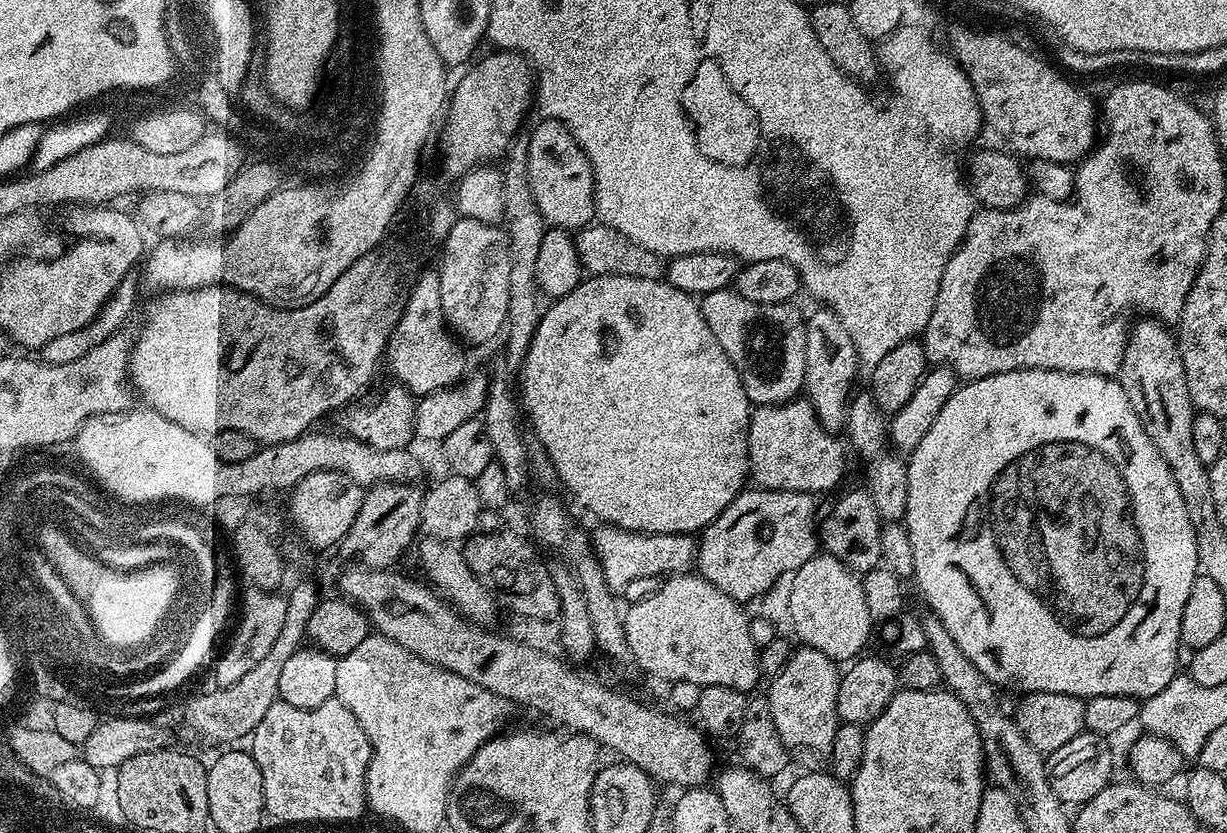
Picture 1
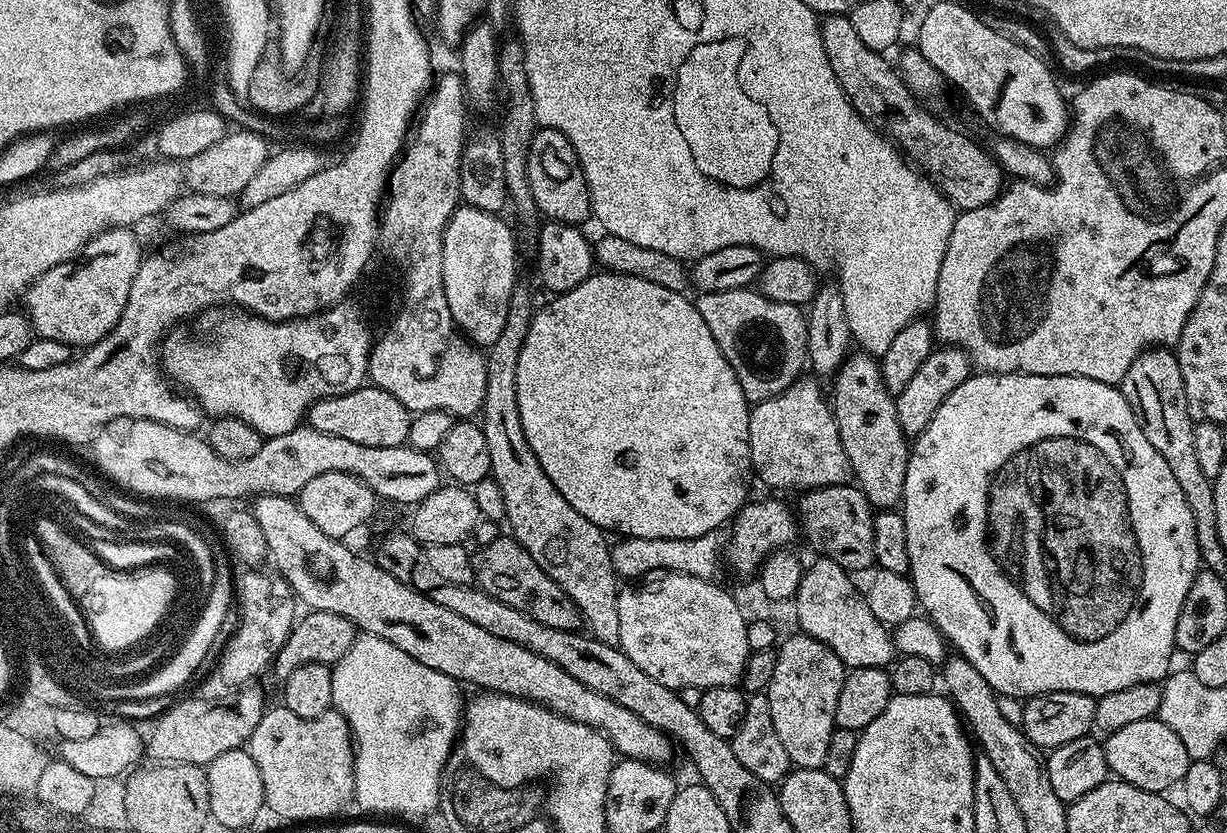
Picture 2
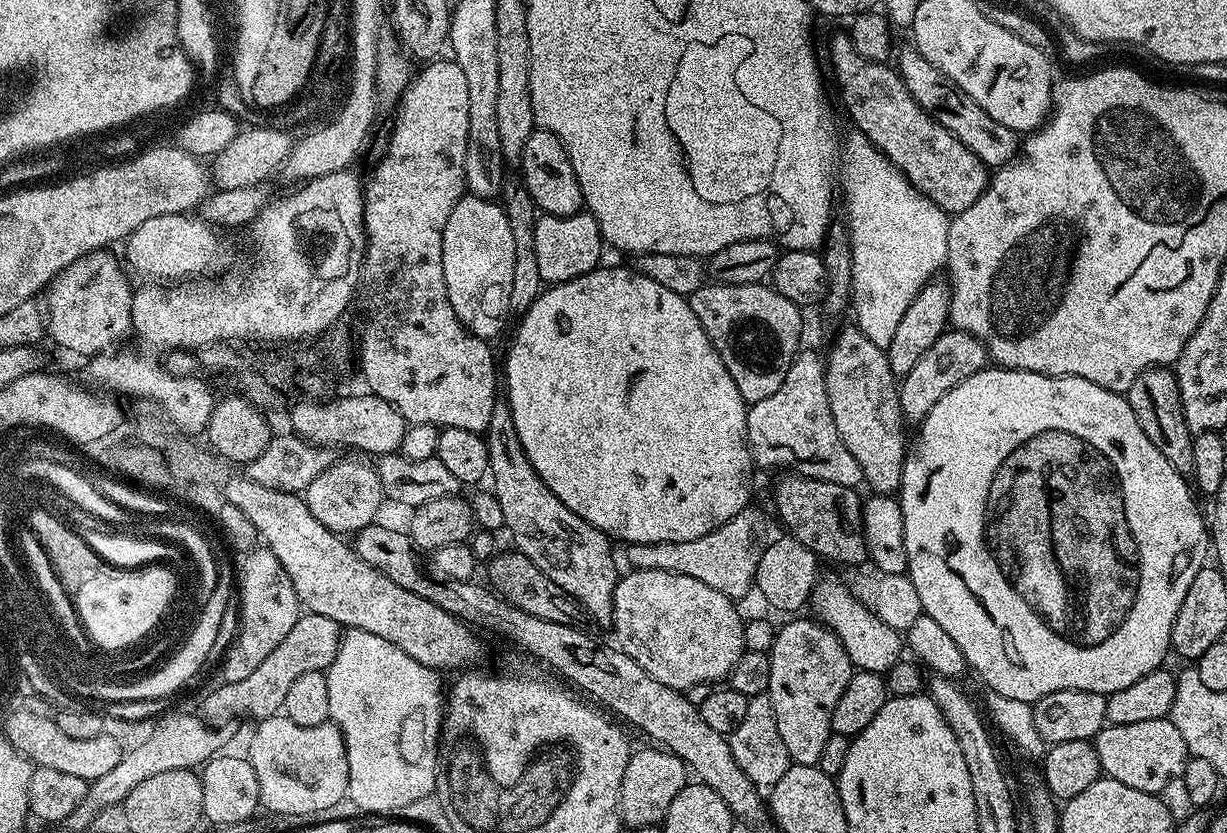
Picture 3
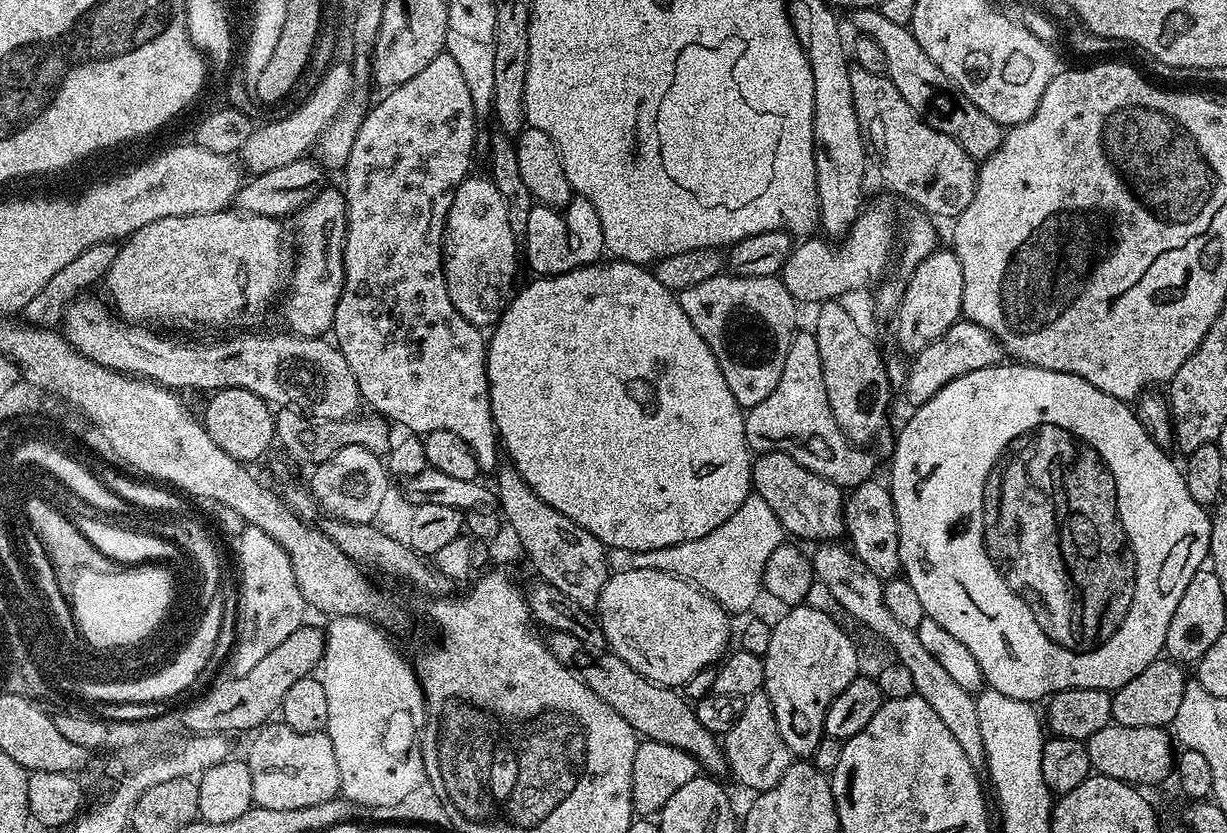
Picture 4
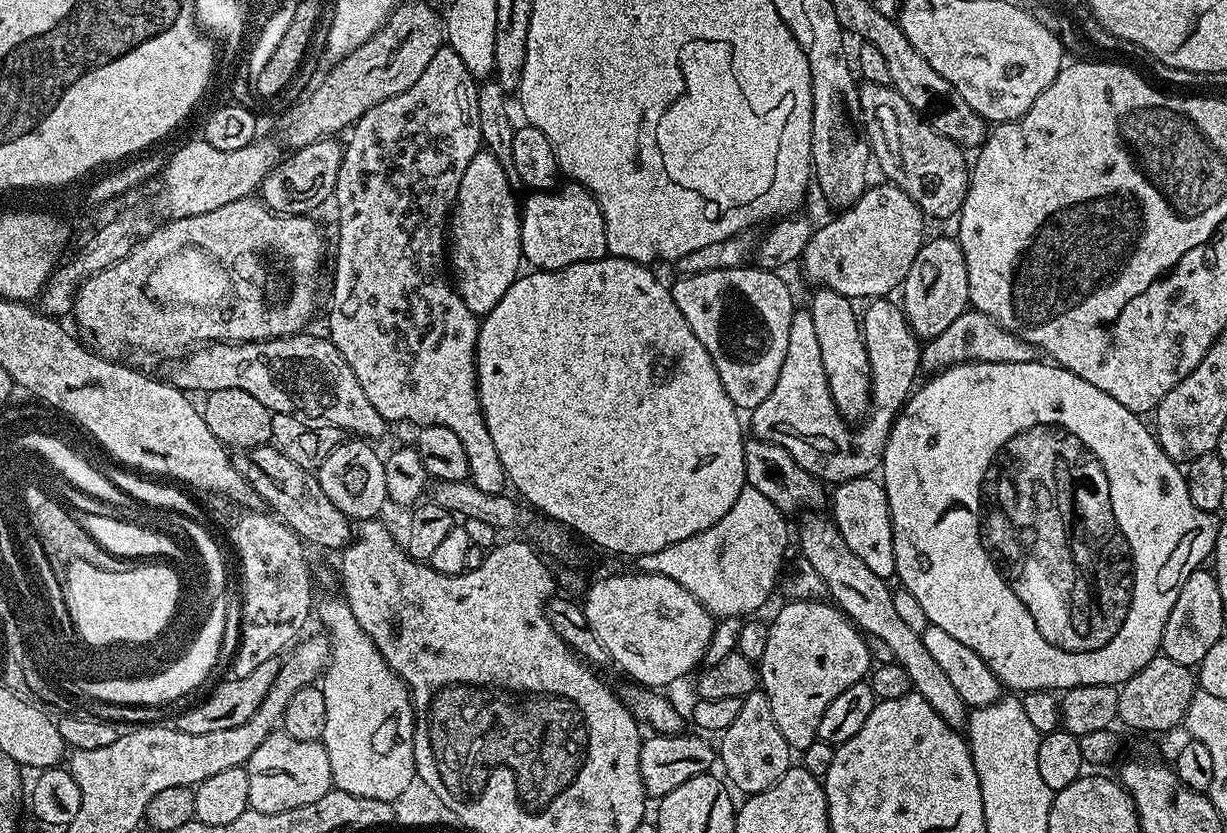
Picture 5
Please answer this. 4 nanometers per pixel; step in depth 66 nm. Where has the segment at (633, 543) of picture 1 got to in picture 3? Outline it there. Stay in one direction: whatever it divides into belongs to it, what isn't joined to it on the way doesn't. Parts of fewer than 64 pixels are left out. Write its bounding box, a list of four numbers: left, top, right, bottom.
[628,507,762,598]

